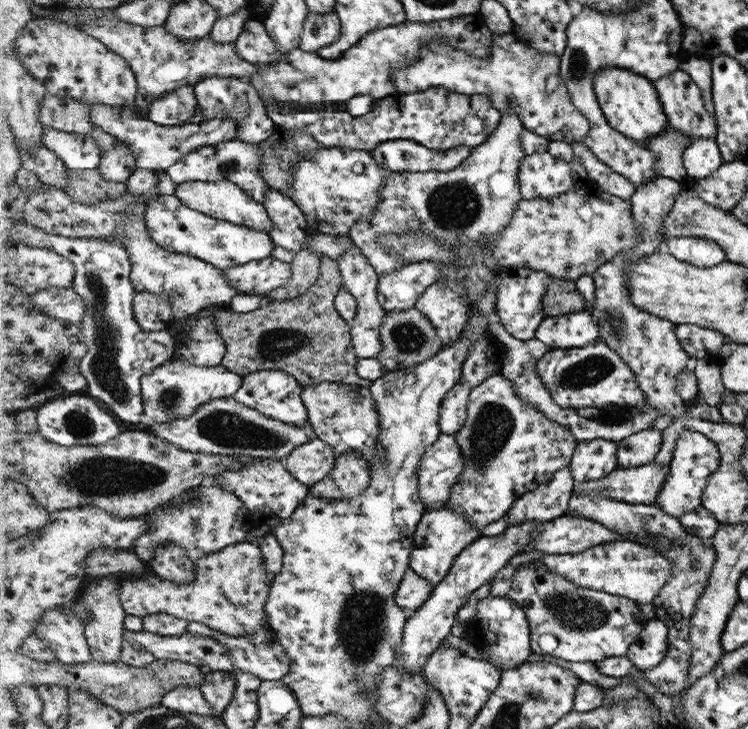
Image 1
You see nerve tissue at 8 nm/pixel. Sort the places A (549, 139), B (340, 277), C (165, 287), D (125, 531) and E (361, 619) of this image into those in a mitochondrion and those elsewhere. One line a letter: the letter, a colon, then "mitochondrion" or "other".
A: other
B: other
C: other
D: other
E: mitochondrion

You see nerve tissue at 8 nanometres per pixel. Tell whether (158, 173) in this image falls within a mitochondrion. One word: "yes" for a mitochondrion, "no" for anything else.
no

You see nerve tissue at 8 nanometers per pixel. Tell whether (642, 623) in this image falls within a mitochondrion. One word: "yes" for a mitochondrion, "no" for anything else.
no

